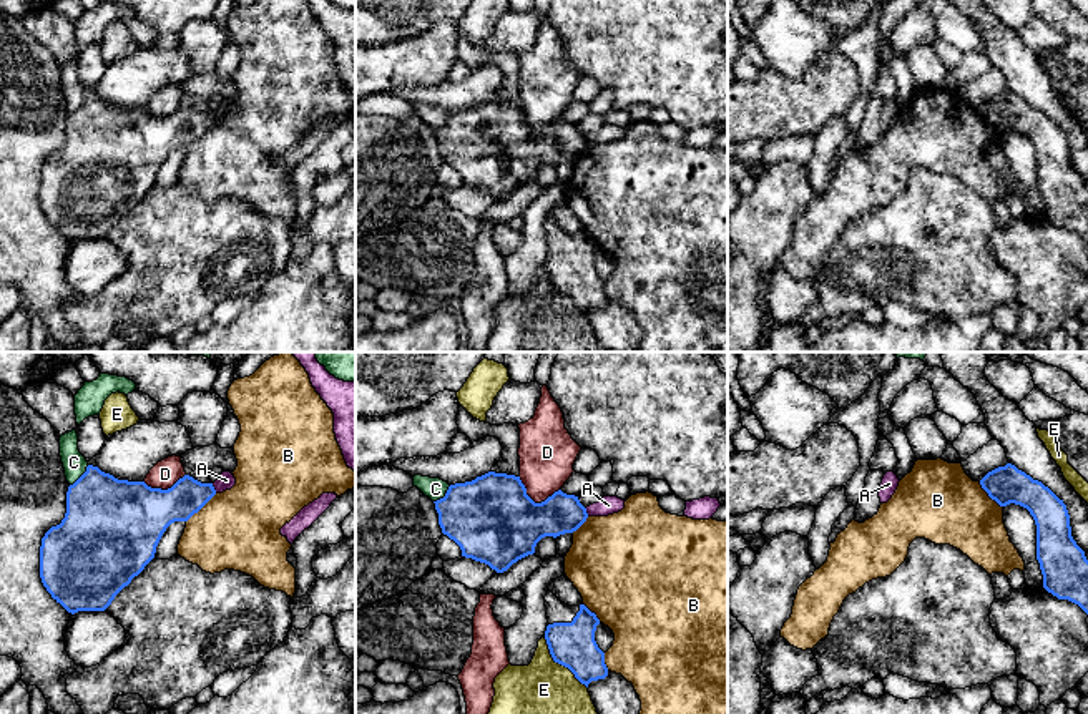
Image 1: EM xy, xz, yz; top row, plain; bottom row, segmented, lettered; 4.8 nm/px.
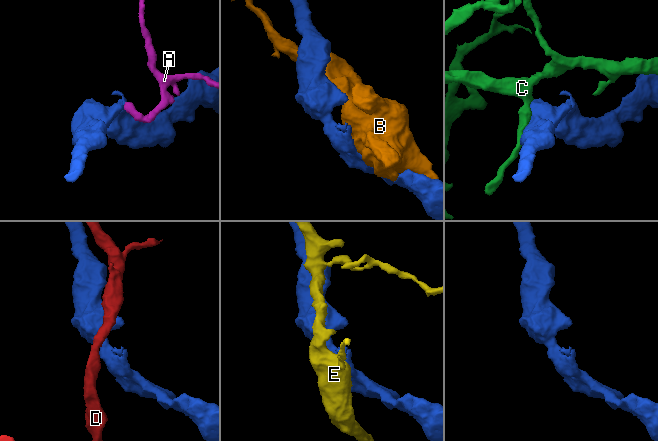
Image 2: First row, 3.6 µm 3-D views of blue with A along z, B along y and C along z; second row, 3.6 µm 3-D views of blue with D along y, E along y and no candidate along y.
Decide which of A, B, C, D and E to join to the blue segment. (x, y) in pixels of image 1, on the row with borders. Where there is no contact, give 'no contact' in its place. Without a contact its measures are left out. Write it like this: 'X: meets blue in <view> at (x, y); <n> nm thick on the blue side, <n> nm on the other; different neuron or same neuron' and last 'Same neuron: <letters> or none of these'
A: meets blue in xy at (213, 489); 180 nm thick on the blue side, 90 nm on the other; different neuron
B: meets blue in xy at (201, 507); 220 nm thick on the blue side, 400 nm on the other; different neuron
C: meets blue in xy at (82, 475); 400 nm thick on the blue side, 110 nm on the other; different neuron
D: meets blue in xz at (534, 502); 420 nm thick on the blue side, 280 nm on the other; different neuron
E: meets blue in xz at (560, 663); 220 nm thick on the blue side, 260 nm on the other; different neuron
Same neuron: none of these

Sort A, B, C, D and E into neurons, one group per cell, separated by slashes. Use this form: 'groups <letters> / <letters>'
groups A / B / C / D / E

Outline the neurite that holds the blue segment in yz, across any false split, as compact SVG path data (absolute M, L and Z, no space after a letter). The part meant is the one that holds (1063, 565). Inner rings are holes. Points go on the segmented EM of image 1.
M1012 463L988 472L980 485L1000 506L1015 503L1030 511L1037 525L1037 560L1043 588L1088 614L1088 560L1071 536L1063 500Z

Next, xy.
M88 465L86 472L68 487L65 518L42 538L43 586L71 614L105 611L154 558L166 528L174 521L188 521L214 495L213 483L201 483L189 475L179 478L171 488L161 490L145 482L118 480Z

